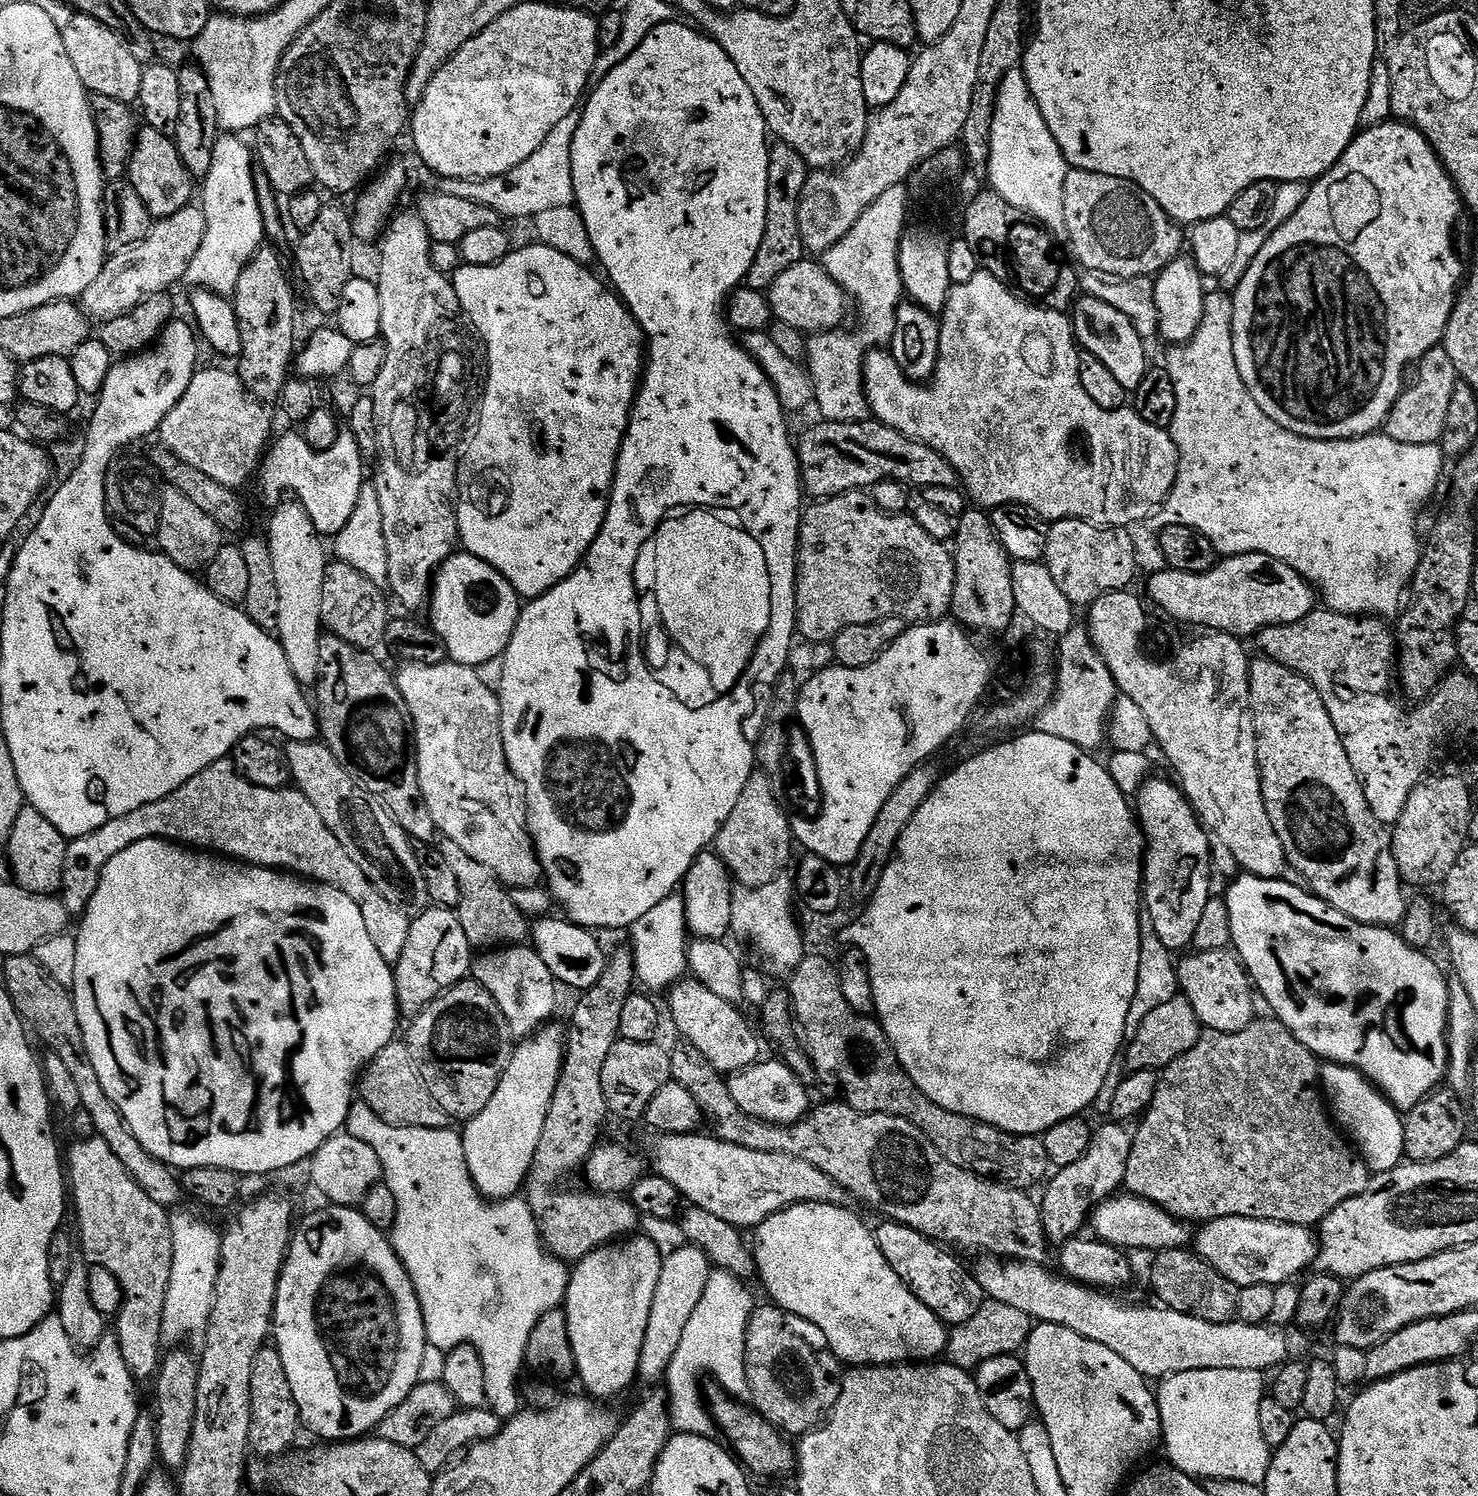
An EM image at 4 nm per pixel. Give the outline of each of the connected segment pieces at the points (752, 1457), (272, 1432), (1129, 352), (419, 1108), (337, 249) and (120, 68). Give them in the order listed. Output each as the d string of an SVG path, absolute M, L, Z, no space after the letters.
M712 1386L708 1394L706 1393L706 1404L710 1409L711 1423L715 1427L716 1424L720 1427L721 1434L728 1439L727 1447L734 1453L735 1459L753 1477L755 1477L754 1475L784 1476L787 1472L791 1473L796 1466L796 1453L793 1445L788 1445L789 1441L785 1439L780 1429L768 1423L759 1412L748 1406L743 1408L738 1403L740 1402L737 1399L729 1398L726 1392L716 1386Z
M265 1346L261 1348L260 1353L256 1355L256 1357L252 1360L252 1369L250 1370L250 1414L252 1415L252 1421L250 1422L250 1438L248 1439L249 1449L251 1449L251 1451L255 1453L255 1455L257 1452L257 1454L260 1456L276 1456L272 1458L283 1457L285 1453L289 1451L289 1449L287 1450L287 1448L295 1442L296 1431L301 1431L302 1425L300 1423L300 1411L298 1410L298 1406L294 1402L294 1394L290 1390L290 1382L286 1378L286 1370L282 1366L282 1358L280 1357L280 1353L276 1351L275 1347Z
M1081 295L1070 309L1072 331L1076 333L1077 345L1087 355L1098 358L1123 388L1135 390L1150 370L1146 342L1134 330L1134 326L1124 314L1119 313L1106 302L1095 300L1089 295Z
M393 1042L379 1052L362 1073L358 1084L362 1102L374 1110L378 1118L399 1128L438 1128L442 1124L442 1113L432 1101L432 1095L424 1088L418 1070L412 1065L412 1057L403 1043Z
M331 202L325 203L324 209L318 214L318 218L314 221L314 226L310 226L310 230L306 230L299 237L300 245L296 248L296 268L300 271L300 280L304 283L304 292L308 295L308 300L320 312L328 312L335 314L338 310L338 302L342 298L342 286L346 286L346 282L350 282L354 278L352 272L352 244L354 245L354 237L352 235L352 217L349 209L346 207L339 208Z
M74 14L62 30L66 58L70 58L70 66L74 66L78 78L89 93L105 95L106 98L132 106L140 99L144 68L139 58L128 49L127 42L108 24L111 23L98 16Z

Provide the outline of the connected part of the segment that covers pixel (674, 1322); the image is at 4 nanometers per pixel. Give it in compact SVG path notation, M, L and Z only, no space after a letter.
M686 1244L664 1257L662 1274L658 1274L658 1286L654 1290L654 1306L650 1306L650 1322L646 1326L644 1349L640 1355L638 1376L641 1381L656 1380L659 1376L661 1379L667 1373L678 1350L678 1342L682 1342L682 1334L702 1298L702 1290L706 1290L709 1275L708 1257L692 1245Z

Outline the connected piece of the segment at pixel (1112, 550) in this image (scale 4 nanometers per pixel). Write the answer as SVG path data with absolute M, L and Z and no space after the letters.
M1058 520L1048 528L1048 541L1043 563L1049 568L1051 578L1062 594L1074 606L1091 606L1111 592L1123 592L1136 576L1136 544L1128 528L1106 528L1089 524L1087 520Z

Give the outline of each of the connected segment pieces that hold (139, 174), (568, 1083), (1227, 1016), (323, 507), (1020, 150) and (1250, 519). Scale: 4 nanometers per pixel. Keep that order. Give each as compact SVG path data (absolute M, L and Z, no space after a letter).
M144 126L137 131L135 145L128 160L126 180L132 183L131 191L136 192L138 198L142 198L149 214L156 220L170 218L178 214L178 210L187 208L193 203L194 181L184 168L182 158L176 149L175 139L153 128Z
M627 947L620 948L604 961L602 978L594 982L594 986L583 993L584 996L572 1008L572 1025L567 1025L564 1041L564 1065L558 1078L558 1086L554 1090L554 1098L550 1102L550 1110L546 1114L546 1126L542 1126L542 1138L538 1138L538 1150L534 1150L534 1162L528 1171L526 1181L526 1199L536 1219L536 1229L540 1231L540 1243L544 1245L549 1257L565 1262L578 1262L586 1258L594 1250L628 1238L637 1231L638 1213L636 1207L619 1195L605 1196L591 1190L571 1192L563 1188L564 1179L579 1173L588 1163L592 1151L601 1143L600 1131L604 1128L604 1119L610 1113L606 1106L606 1098L602 1094L602 1066L606 1066L606 1054L620 1039L620 1023L622 1022L622 1006L626 1006L626 998L633 995L632 984L637 983L636 963Z
M1232 950L1199 952L1191 955L1186 957L1181 964L1179 961L1178 967L1175 969L1176 979L1183 999L1190 1002L1194 1014L1198 1014L1201 1025L1208 1032L1241 1032L1249 1028L1254 1017L1257 1015L1257 997L1254 995L1254 985L1248 975L1248 969L1240 963L1240 957Z
M347 428L341 429L330 448L326 451L311 453L310 466L306 466L305 449L296 450L298 438L292 434L286 434L265 451L258 468L258 480L260 476L260 496L273 508L281 503L290 492L297 503L301 504L311 519L311 524L316 532L323 537L335 537L345 528L354 507L357 505L358 494L365 485L364 467L366 462L358 450L358 444L354 434Z
M1017 70L1010 77L1012 84L1012 116L998 114L994 118L994 126L990 134L990 158L988 159L988 171L986 180L989 180L991 191L996 192L1010 206L1022 210L1027 216L1031 216L1037 224L1048 229L1053 237L1060 238L1066 233L1066 216L1064 210L1064 187L1066 186L1066 174L1070 171L1068 159L1062 154L1058 142L1046 126L1046 120L1042 118L1042 110L1034 102L1030 94L1030 86L1026 82L1023 71Z
M1301 181L1284 183L1278 186L1278 195L1274 200L1273 212L1270 213L1269 221L1256 233L1241 233L1233 265L1230 266L1230 270L1226 270L1226 274L1218 278L1218 284L1226 292L1209 291L1205 295L1204 305L1202 306L1202 322L1198 326L1194 338L1183 347L1176 346L1169 351L1172 353L1168 356L1166 367L1170 378L1174 382L1174 394L1178 398L1178 406L1174 410L1174 422L1170 431L1172 441L1176 443L1176 452L1180 455L1180 464L1176 468L1176 481L1172 487L1172 493L1164 501L1162 511L1159 513L1159 516L1161 515L1159 523L1164 526L1181 524L1190 530L1198 530L1198 534L1210 538L1210 542L1215 546L1217 553L1224 558L1253 552L1254 554L1266 554L1278 562L1286 562L1286 566L1293 568L1296 573L1312 585L1318 593L1323 607L1329 612L1336 612L1340 616L1359 616L1361 618L1389 618L1388 616L1392 615L1395 617L1401 611L1402 601L1405 599L1420 565L1422 532L1420 536L1419 530L1416 529L1416 523L1420 520L1420 511L1423 510L1424 503L1435 494L1436 487L1440 484L1440 475L1444 472L1444 464L1446 465L1446 457L1441 452L1439 443L1403 444L1402 442L1394 442L1387 434L1361 434L1351 440L1311 440L1305 436L1299 436L1282 426L1278 426L1260 409L1258 402L1254 402L1254 398L1246 390L1246 386L1242 382L1242 374L1238 374L1238 362L1234 362L1232 297L1229 294L1235 292L1238 285L1241 284L1246 270L1249 269L1250 262L1257 256L1258 251L1262 250L1268 236L1294 216L1303 197L1304 186Z

